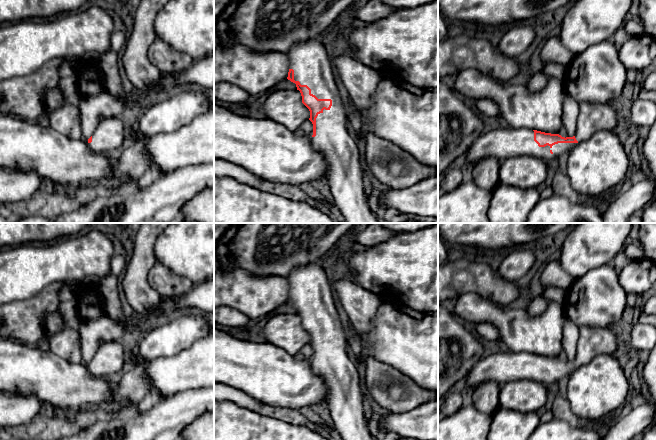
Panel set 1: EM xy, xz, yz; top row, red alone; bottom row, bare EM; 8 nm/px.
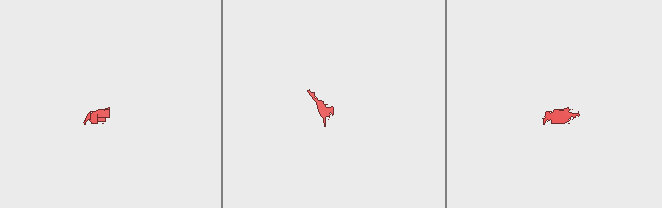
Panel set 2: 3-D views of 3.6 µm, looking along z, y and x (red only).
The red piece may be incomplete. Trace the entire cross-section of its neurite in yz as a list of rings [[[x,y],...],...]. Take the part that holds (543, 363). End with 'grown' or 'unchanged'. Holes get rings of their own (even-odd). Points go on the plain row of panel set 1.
[[[590,327],[579,328],[579,338],[576,346],[576,355],[573,361],[562,361],[559,358],[545,357],[528,352],[512,352],[504,350],[480,359],[468,373],[466,388],[475,389],[485,382],[497,382],[501,387],[511,381],[529,379],[547,386],[569,377],[579,366],[589,363],[598,355],[613,355],[617,350],[617,334],[610,328],[594,330]]]; grown

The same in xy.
[[[117,341],[100,344],[92,360],[88,363],[88,371],[97,378],[124,371],[129,366],[129,357],[122,345]]]; grown

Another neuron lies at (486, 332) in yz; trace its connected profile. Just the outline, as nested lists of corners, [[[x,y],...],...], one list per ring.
[[[485,322],[476,325],[469,325],[469,328],[484,342],[499,340],[499,332],[491,323]]]

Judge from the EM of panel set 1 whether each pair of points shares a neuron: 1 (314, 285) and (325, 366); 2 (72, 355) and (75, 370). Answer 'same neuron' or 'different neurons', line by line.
1: same neuron
2: different neurons

